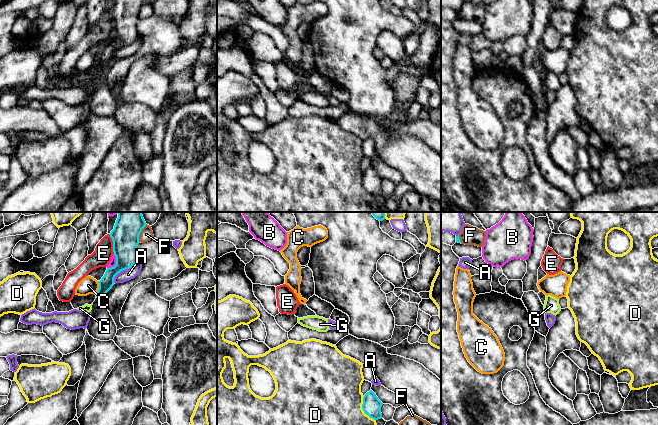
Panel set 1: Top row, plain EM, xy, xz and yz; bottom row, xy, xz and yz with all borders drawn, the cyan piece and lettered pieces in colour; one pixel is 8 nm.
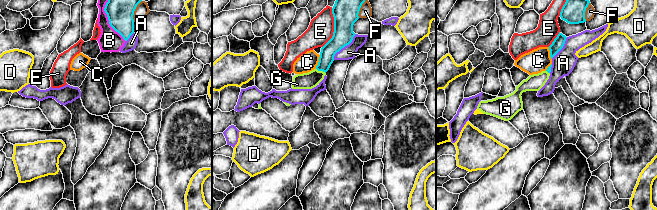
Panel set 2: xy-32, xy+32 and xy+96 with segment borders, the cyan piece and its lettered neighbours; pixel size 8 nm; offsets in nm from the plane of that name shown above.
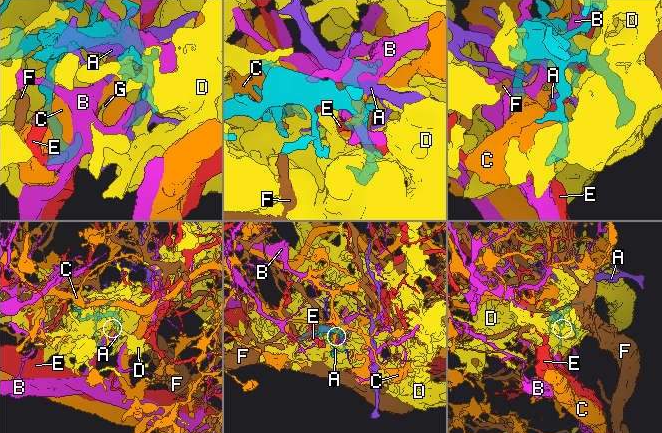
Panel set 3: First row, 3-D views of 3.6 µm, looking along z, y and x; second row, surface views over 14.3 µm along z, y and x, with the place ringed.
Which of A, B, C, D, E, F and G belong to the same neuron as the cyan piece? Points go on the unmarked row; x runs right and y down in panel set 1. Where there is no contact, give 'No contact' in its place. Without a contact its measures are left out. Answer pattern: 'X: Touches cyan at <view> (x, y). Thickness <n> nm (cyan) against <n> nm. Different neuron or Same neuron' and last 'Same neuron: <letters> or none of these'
A: Touches cyan at xy (124, 45). Thickness 220 nm (cyan) against 90 nm. Different neuron
B: Touches cyan at xy (116, 39). Thickness 220 nm (cyan) against 60 nm. Different neuron
C: Touches cyan at xy (99, 63). Thickness 110 nm (cyan) against 140 nm. Different neuron
D: Touches cyan at xz (363, 186). Thickness 150 nm (cyan) against 500 nm. Different neuron
E: Touches cyan at xy (113, 20). Thickness 220 nm (cyan) against 150 nm. Different neuron
F: Touches cyan at xy (140, 8). Thickness 220 nm (cyan) against 100 nm. Different neuron
G: Touches cyan at xy (100, 70). Thickness 110 nm (cyan) against 30 nm. Same neuron
Same neuron: G

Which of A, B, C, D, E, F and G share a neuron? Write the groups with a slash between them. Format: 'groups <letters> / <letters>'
groups A / B / C / D / E / F / G

